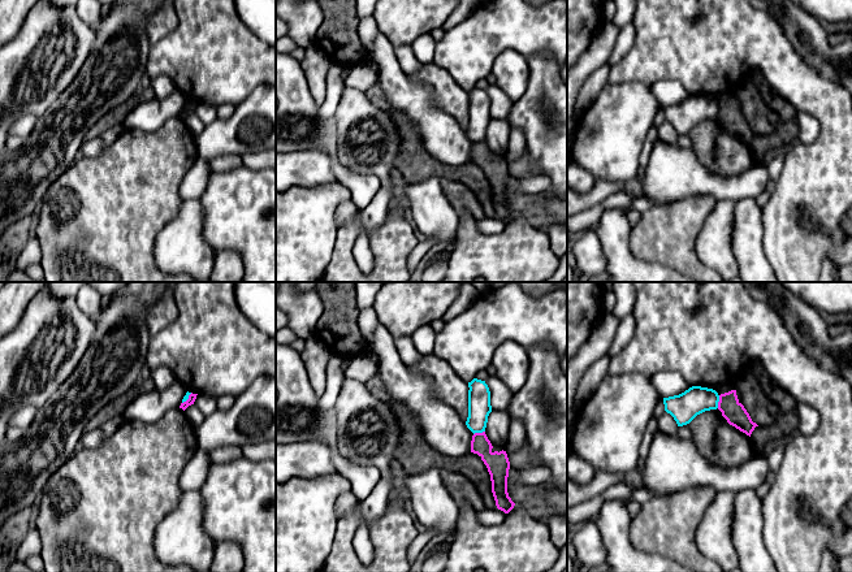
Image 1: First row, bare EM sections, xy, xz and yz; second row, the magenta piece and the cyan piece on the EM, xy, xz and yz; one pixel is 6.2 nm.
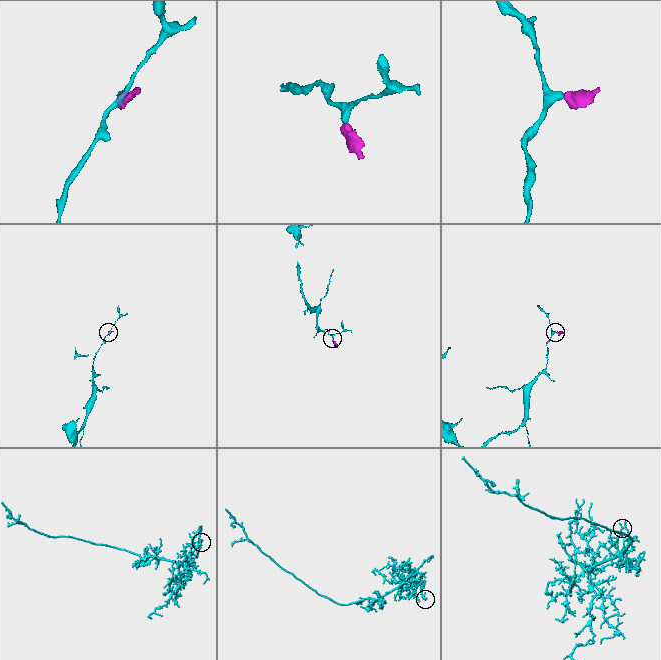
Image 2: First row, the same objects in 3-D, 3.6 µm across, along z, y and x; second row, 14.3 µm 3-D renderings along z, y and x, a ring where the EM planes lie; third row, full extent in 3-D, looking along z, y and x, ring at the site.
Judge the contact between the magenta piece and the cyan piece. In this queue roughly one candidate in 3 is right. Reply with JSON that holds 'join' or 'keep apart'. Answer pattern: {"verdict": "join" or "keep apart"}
{"verdict": "keep apart"}

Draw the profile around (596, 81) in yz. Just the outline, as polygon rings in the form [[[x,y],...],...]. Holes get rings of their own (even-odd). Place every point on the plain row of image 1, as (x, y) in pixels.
[[[606,62],[587,77],[580,91],[578,92],[578,99],[575,103],[574,118],[572,118],[574,125],[578,124],[583,112],[594,103],[598,94],[609,83],[609,73],[610,73],[610,66]]]

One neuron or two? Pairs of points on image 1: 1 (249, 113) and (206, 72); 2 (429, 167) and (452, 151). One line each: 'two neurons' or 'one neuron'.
1: two neurons
2: two neurons

